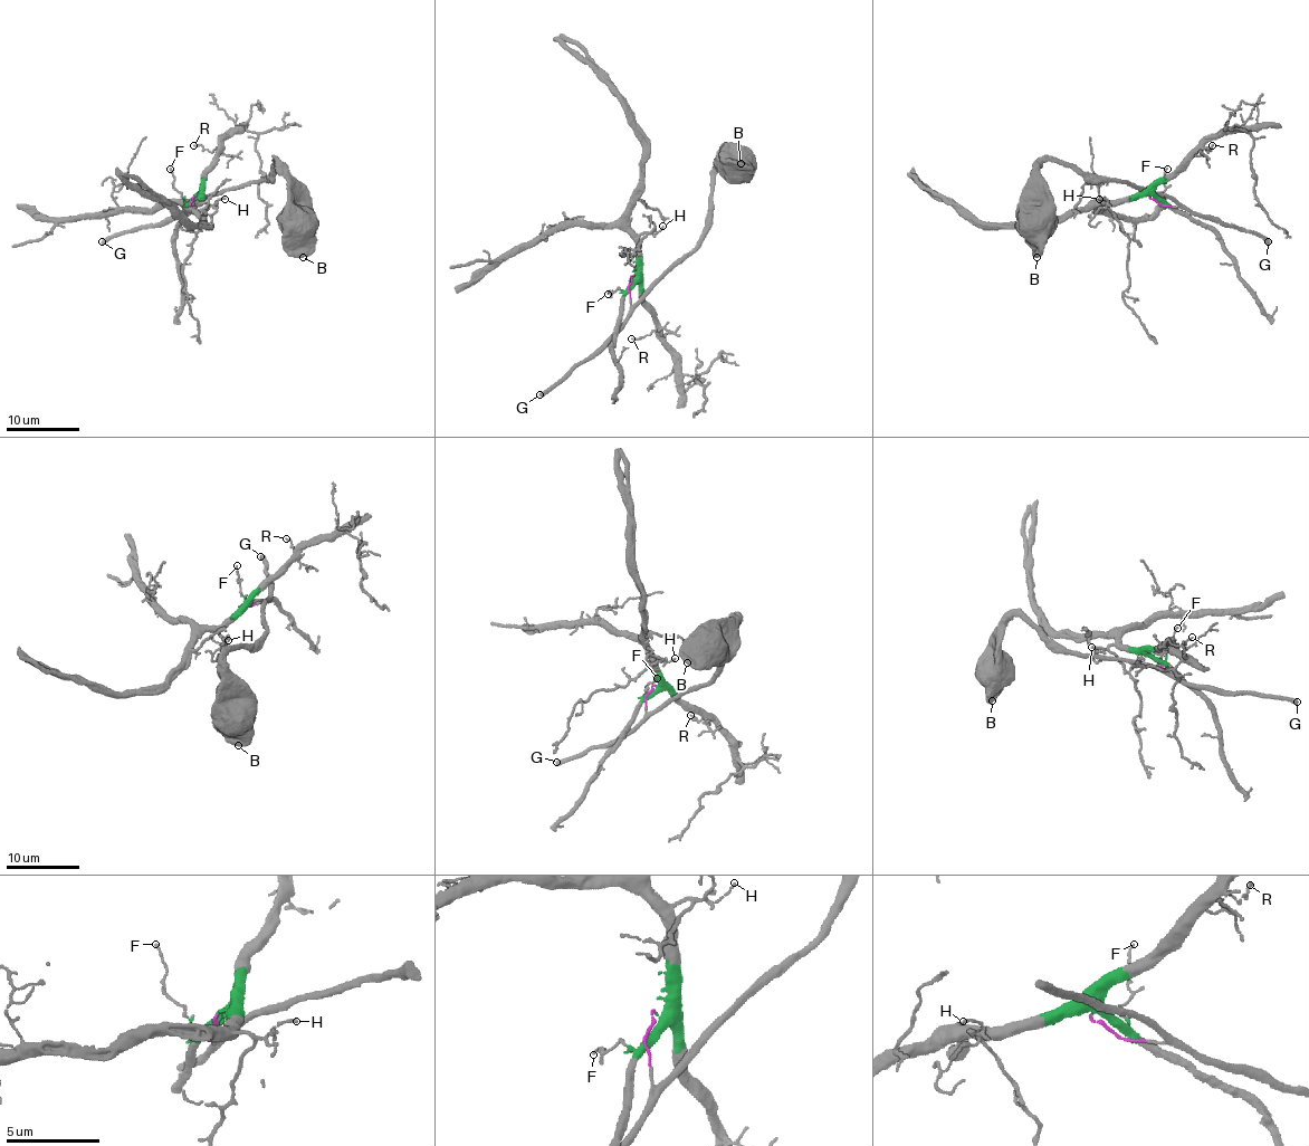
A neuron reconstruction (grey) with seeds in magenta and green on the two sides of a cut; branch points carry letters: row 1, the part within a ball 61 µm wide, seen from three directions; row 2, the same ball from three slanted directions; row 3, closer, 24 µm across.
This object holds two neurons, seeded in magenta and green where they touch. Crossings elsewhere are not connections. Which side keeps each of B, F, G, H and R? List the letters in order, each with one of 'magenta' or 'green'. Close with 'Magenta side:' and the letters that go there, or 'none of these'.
B: magenta
F: green
G: magenta
H: green
R: green
Magenta side: B, G

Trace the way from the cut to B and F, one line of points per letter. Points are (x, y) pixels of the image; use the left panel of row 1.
B: (193, 197), (190, 203), (197, 206), (259, 181), (276, 160), (311, 217), (302, 257)
F: (193, 194), (185, 202), (173, 185), (173, 172), (169, 169)

